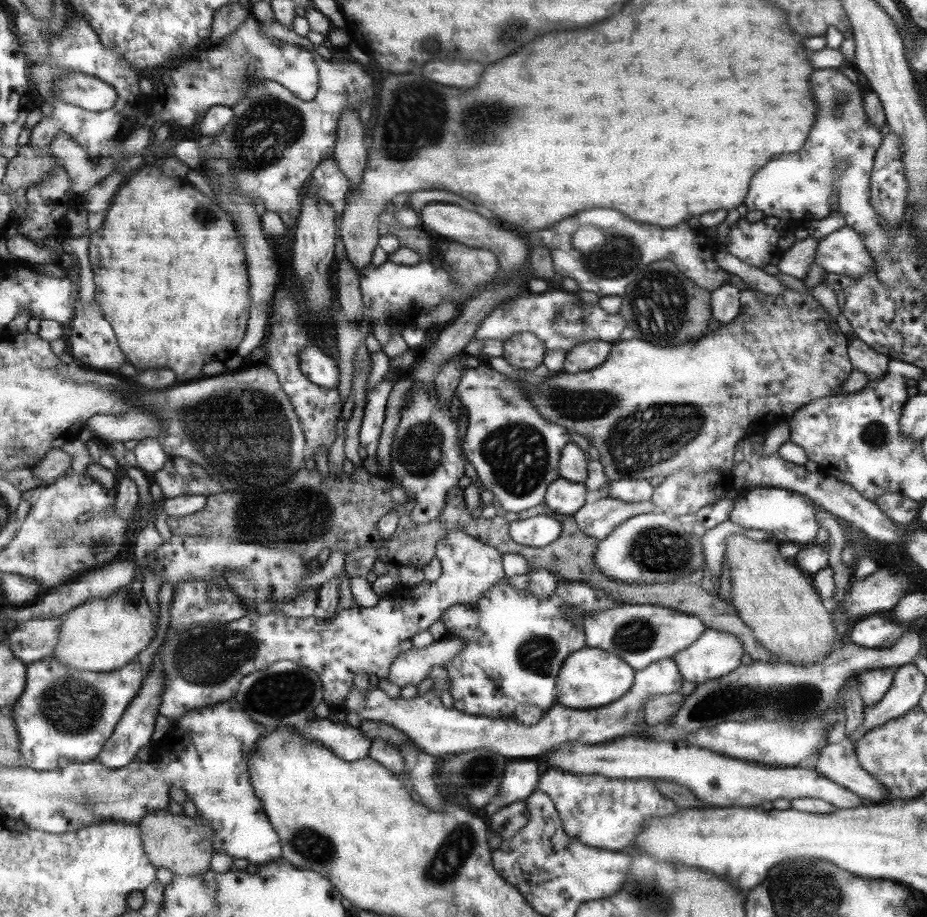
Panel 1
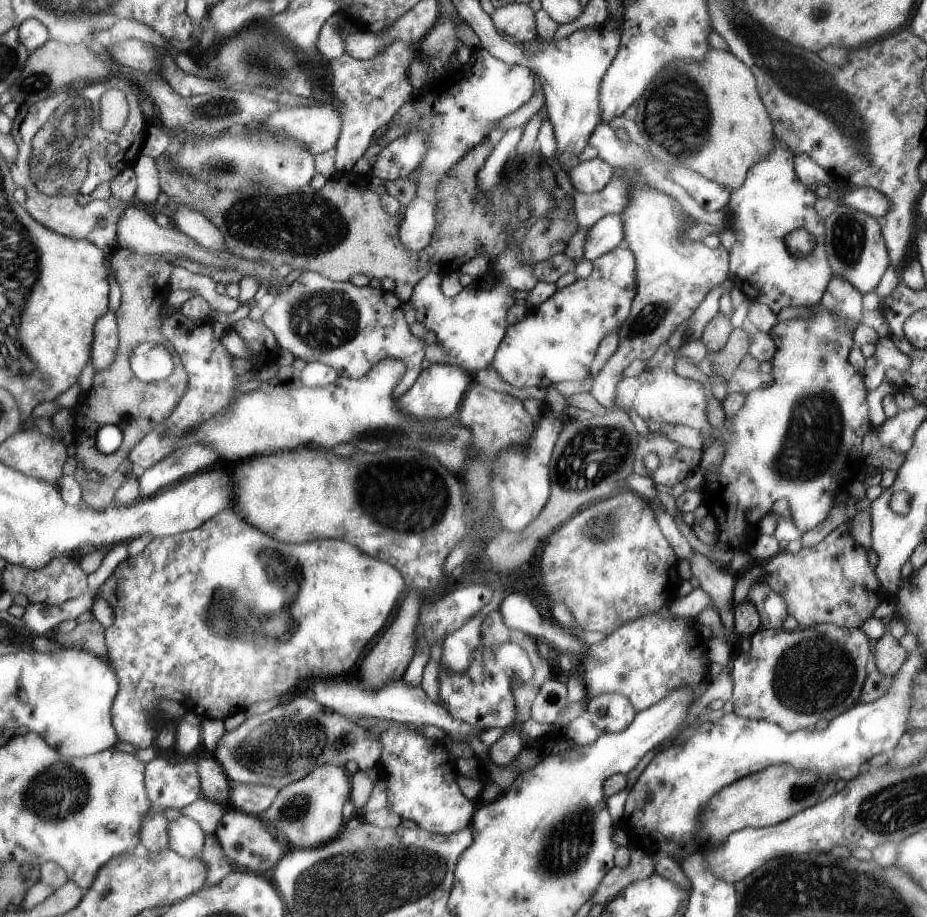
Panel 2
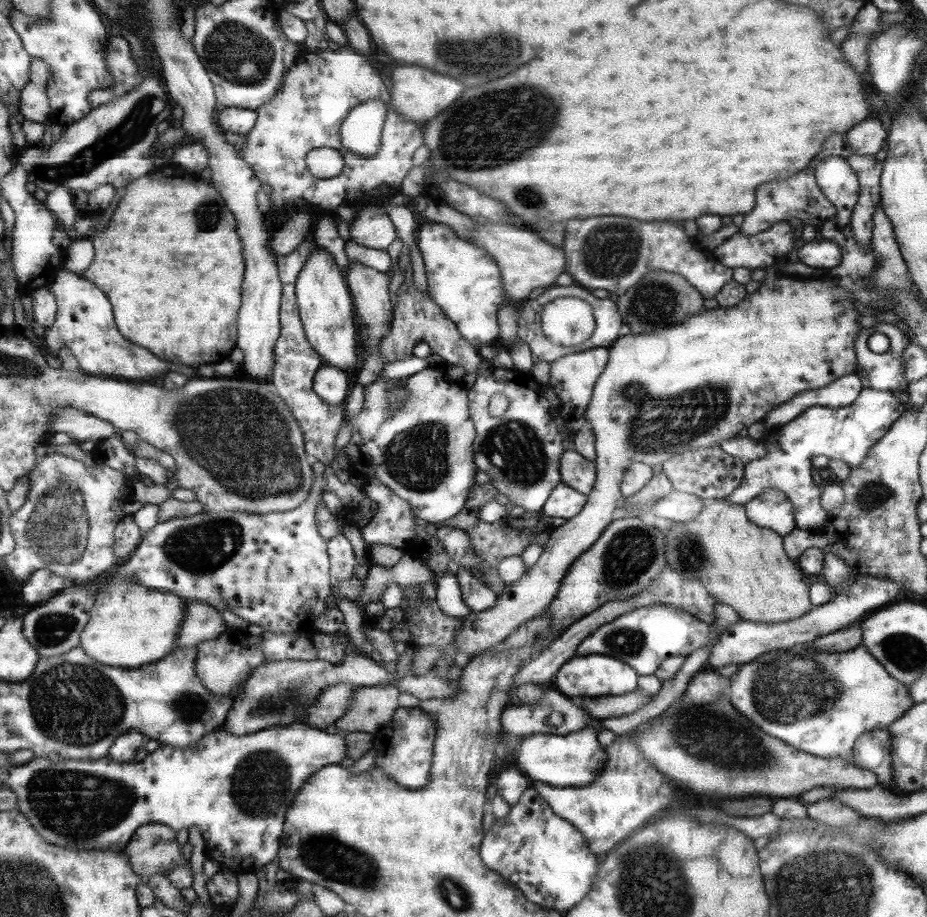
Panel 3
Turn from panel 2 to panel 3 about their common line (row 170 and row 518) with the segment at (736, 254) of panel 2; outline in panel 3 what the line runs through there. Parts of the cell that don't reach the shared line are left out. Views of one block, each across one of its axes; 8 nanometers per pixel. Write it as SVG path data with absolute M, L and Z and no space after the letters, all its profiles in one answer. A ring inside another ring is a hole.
M766 490L746 504L745 510L754 524L772 529L783 538L797 529L793 504L782 490Z

